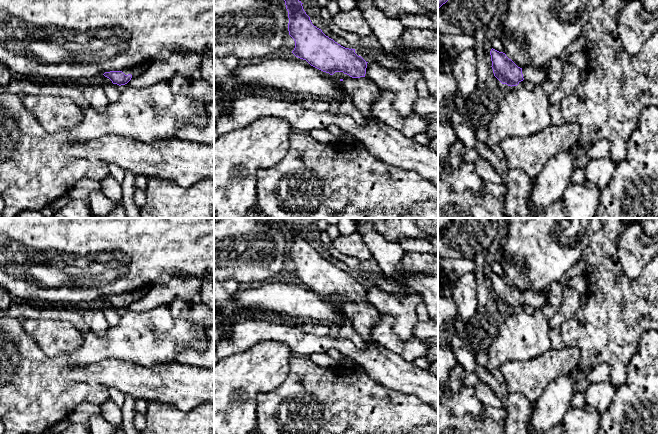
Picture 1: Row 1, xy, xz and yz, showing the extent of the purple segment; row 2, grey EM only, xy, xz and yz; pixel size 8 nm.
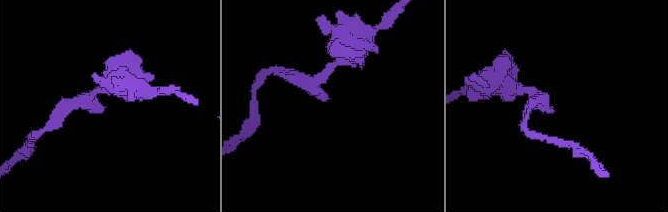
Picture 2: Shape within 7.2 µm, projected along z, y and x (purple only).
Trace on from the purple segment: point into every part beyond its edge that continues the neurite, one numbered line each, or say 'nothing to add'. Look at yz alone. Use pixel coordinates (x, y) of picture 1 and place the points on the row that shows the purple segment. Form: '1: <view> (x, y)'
1: yz (537, 76)

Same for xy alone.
1: xy (136, 70)

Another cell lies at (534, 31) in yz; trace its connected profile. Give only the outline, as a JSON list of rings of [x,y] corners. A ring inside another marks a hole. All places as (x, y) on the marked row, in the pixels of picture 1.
[[[507,0],[508,12],[501,22],[504,53],[518,67],[543,67],[551,58],[563,58],[601,0]]]

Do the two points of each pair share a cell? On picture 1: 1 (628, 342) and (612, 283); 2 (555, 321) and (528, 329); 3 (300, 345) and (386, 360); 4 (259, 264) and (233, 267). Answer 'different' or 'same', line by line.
1: same
2: different
3: same
4: same

